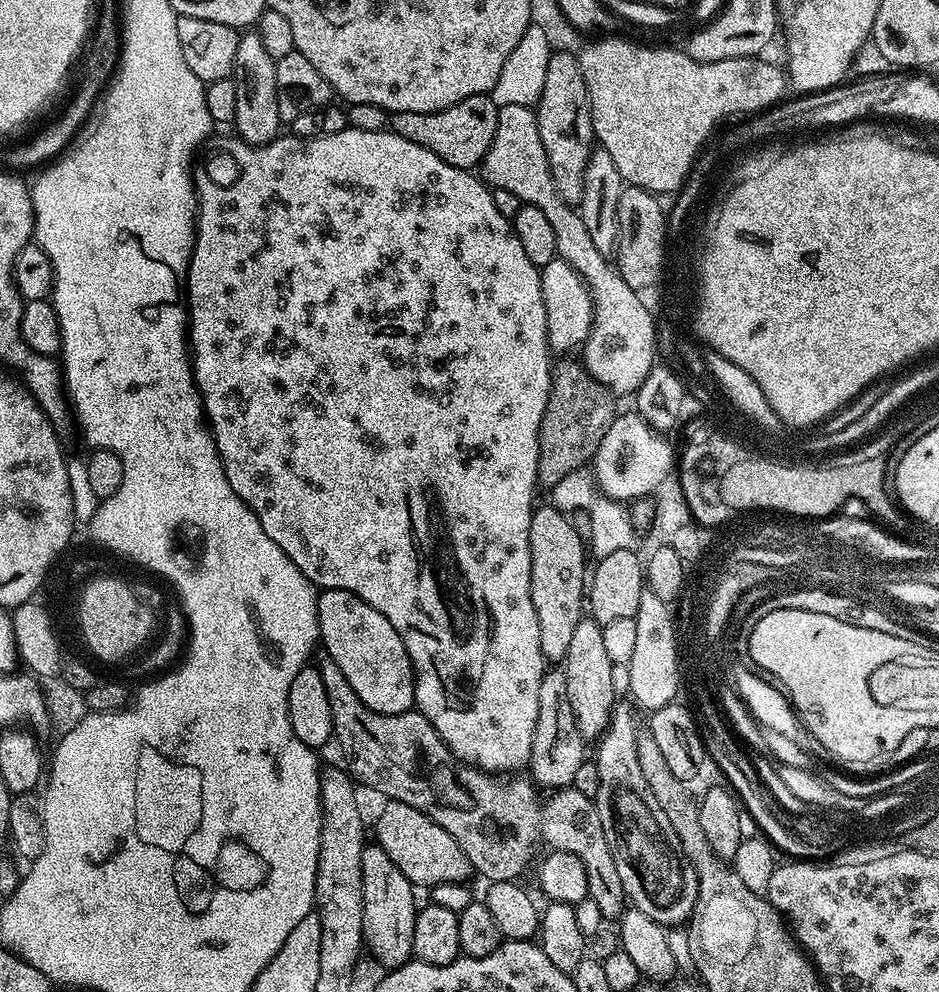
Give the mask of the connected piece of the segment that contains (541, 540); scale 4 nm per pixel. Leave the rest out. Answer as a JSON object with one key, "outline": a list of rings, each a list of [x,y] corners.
{"outline":[[[549,502],[540,508],[533,507],[530,518],[530,598],[538,614],[538,638],[542,638],[542,654],[545,661],[563,661],[570,637],[573,636],[578,622],[586,612],[586,568],[584,572],[584,552],[586,556],[586,540],[571,524],[565,513],[555,509]]]}

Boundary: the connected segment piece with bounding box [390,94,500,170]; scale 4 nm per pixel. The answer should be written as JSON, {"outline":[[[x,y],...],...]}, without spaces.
{"outline":[[[491,95],[462,98],[462,102],[454,102],[454,106],[446,106],[446,110],[437,112],[398,112],[391,117],[391,131],[402,138],[410,138],[410,142],[418,142],[418,146],[426,146],[430,154],[438,154],[442,162],[455,168],[475,169],[483,161],[484,155],[494,142],[494,130],[498,126],[500,109],[493,102]]]}

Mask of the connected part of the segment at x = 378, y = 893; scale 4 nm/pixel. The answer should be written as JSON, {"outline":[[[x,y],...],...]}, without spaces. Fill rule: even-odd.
{"outline":[[[375,842],[365,843],[362,850],[362,936],[363,947],[381,964],[381,969],[401,968],[413,959],[412,939],[418,911],[417,889],[394,866],[390,854]]]}

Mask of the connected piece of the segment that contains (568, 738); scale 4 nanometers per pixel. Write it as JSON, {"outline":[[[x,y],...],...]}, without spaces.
{"outline":[[[556,666],[549,667],[544,673],[538,690],[538,722],[534,726],[532,753],[527,763],[527,767],[532,768],[531,779],[544,790],[559,790],[571,786],[578,766],[582,766],[586,760],[584,747],[586,747],[586,741],[574,722],[574,710],[570,710],[570,694],[566,694],[566,678],[563,671]]]}

